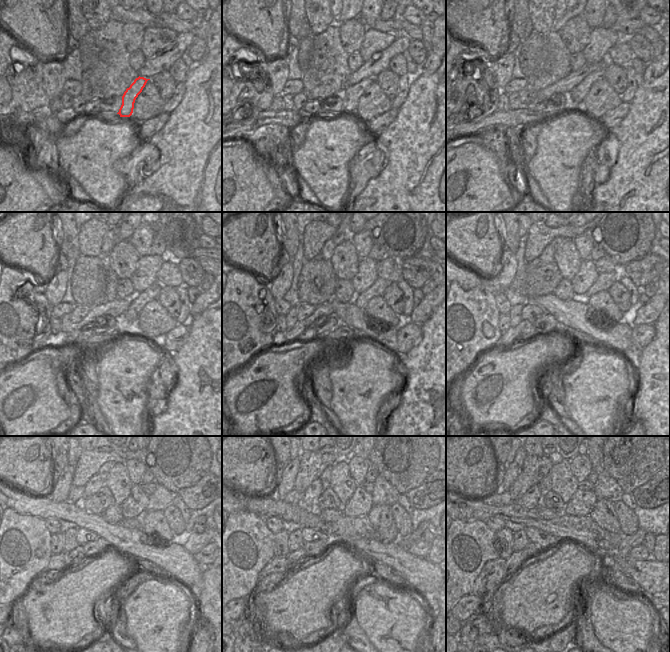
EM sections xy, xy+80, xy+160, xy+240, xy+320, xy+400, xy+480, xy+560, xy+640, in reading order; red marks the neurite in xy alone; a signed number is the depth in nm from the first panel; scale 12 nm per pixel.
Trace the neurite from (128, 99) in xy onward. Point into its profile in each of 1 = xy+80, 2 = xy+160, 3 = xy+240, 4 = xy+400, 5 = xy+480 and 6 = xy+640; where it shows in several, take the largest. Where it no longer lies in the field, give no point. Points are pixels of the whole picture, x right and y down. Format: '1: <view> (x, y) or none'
1: xy+80 (350, 96)
2: xy+160 (578, 93)
3: xy+240 (130, 319)
4: xy+400 (604, 281)
5: xy+480 (161, 498)
6: xy+640 (606, 487)

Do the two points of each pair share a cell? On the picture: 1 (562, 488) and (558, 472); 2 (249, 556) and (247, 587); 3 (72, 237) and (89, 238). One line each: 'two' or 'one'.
1: one
2: one
3: two

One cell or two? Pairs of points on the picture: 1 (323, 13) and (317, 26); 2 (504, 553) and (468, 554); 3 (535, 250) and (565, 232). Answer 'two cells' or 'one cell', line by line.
1: one cell
2: two cells
3: one cell

